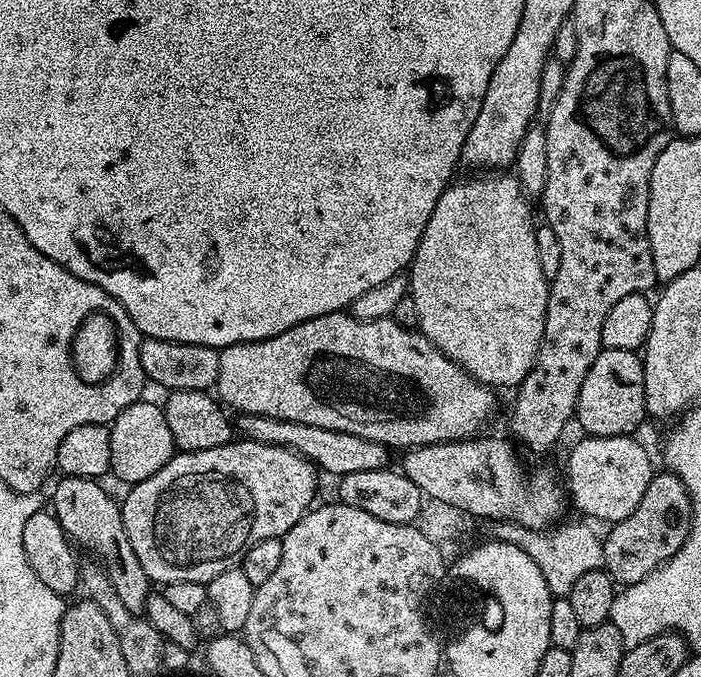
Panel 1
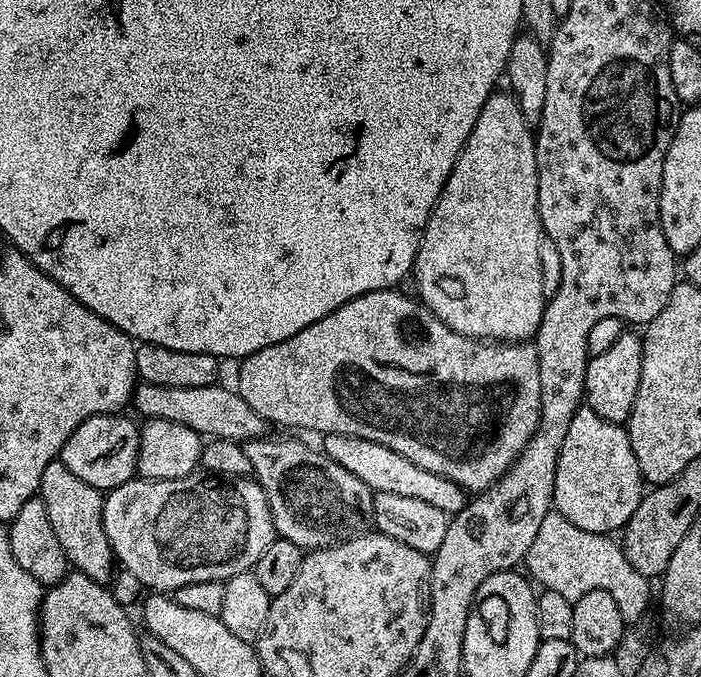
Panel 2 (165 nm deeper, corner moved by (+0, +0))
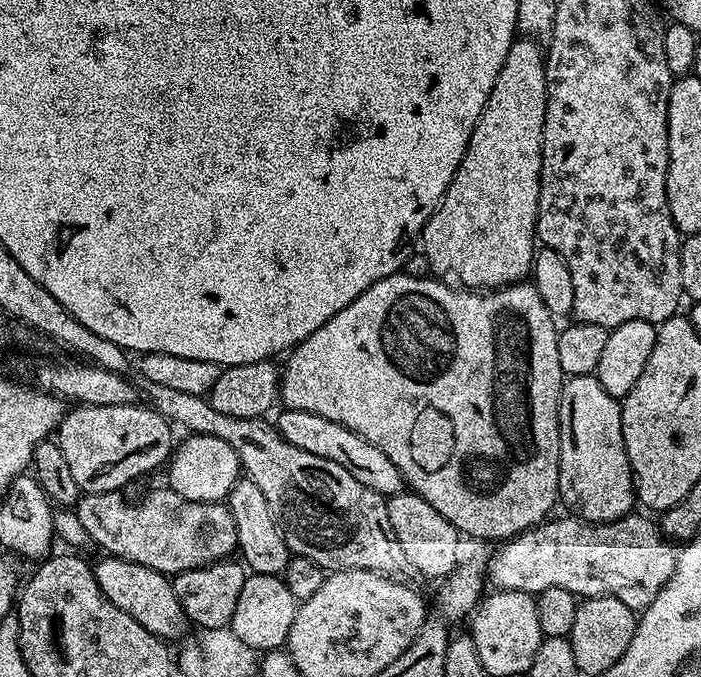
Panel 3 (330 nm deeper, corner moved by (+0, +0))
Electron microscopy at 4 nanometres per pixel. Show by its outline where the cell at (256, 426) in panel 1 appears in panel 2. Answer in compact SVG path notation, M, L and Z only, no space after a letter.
M140 382L132 393L130 404L133 409L136 407L137 417L144 420L182 422L182 426L190 426L190 430L197 432L201 438L243 442L269 435L268 420L262 418L258 410L253 410L240 397L239 391L231 387L223 388L222 385L223 383L217 382L210 386L154 386Z

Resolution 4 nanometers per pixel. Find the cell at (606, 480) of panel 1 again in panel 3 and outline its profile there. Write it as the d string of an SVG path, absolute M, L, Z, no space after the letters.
M593 374L590 376L570 376L565 379L564 389L560 395L560 473L558 482L560 483L560 500L569 508L569 513L575 514L579 519L586 520L590 524L608 524L612 520L621 520L623 516L629 515L633 511L632 504L637 503L636 486L632 474L632 467L626 454L626 446L622 438L622 418L620 417L621 401L617 397L606 394L602 390L602 382Z

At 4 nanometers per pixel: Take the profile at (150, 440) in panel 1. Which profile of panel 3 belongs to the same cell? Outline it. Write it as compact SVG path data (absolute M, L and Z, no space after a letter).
M188 434L185 440L175 445L174 451L167 461L167 487L176 492L184 500L215 504L227 501L232 487L241 479L242 469L238 454L230 446L230 442L222 442L222 438Z

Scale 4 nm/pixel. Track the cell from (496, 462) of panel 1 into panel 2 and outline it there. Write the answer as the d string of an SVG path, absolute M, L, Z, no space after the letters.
M327 433L323 437L322 451L329 456L342 470L350 470L354 478L366 482L373 493L402 494L405 498L418 498L421 502L430 502L430 506L438 506L438 510L455 514L464 509L466 493L450 478L442 478L442 474L434 474L430 470L422 470L422 466L414 466L410 458L402 458L398 450L390 450L390 446L382 446L378 442L370 442L366 438L358 438L350 434Z

